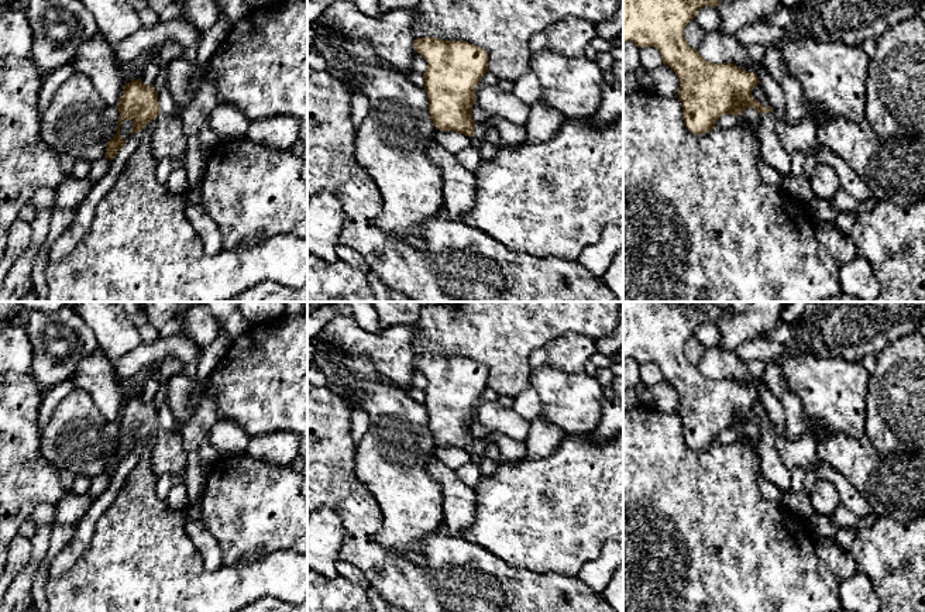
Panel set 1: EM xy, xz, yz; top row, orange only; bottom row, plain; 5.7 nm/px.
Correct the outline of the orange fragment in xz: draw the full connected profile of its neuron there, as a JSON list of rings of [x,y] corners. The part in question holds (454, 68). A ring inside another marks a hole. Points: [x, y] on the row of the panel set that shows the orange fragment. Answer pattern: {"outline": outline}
{"outline": [[[415,39],[415,51],[427,62],[424,90],[429,97],[429,114],[440,131],[458,131],[485,140],[494,130],[472,120],[475,86],[488,72],[488,54],[467,41]]]}

